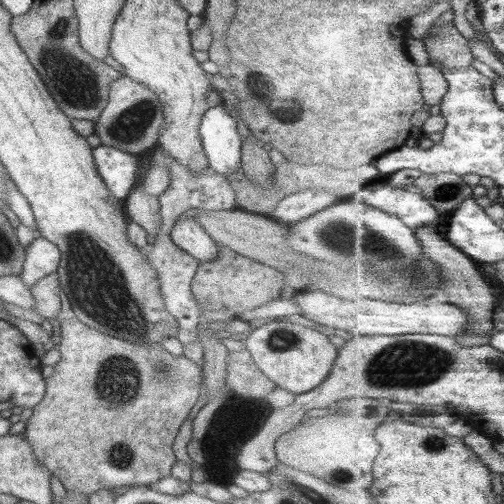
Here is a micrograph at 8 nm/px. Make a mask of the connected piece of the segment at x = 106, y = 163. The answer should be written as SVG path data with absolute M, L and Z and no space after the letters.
M99 145L92 148L99 178L115 200L127 199L138 176L139 156Z

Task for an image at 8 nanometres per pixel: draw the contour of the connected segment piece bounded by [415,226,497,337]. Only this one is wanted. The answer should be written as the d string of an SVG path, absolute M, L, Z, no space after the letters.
M427 226L427 228L419 228L415 230L424 254L427 254L429 260L433 260L439 268L441 268L441 276L443 276L443 284L440 289L446 293L448 302L462 309L465 309L470 314L470 323L464 334L478 335L490 337L495 333L493 327L493 309L497 305L497 298L491 288L478 270L478 263L474 261L468 254L461 252L454 244L451 244L447 238L443 238L439 234L437 228Z

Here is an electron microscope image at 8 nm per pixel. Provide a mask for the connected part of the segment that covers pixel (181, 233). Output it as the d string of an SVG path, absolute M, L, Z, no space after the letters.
M176 218L169 238L173 244L197 262L211 262L217 256L217 246L209 235L191 218Z

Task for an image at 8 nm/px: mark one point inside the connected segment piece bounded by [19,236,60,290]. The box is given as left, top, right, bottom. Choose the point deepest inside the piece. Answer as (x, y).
(41, 257)

